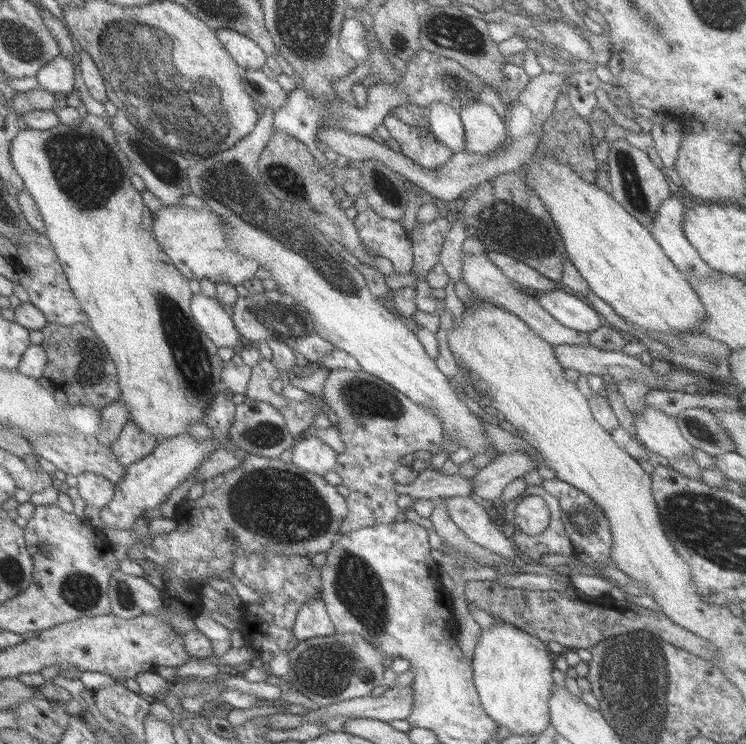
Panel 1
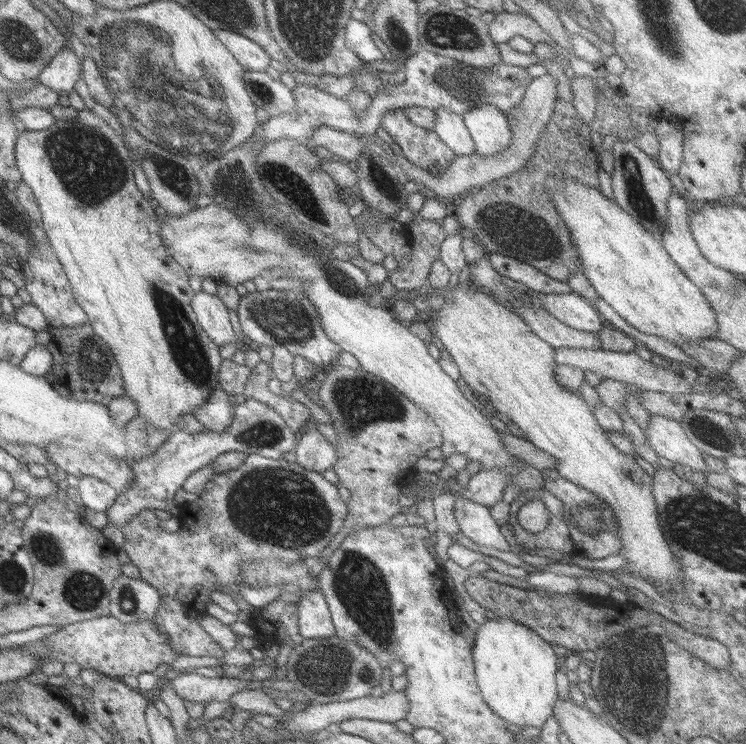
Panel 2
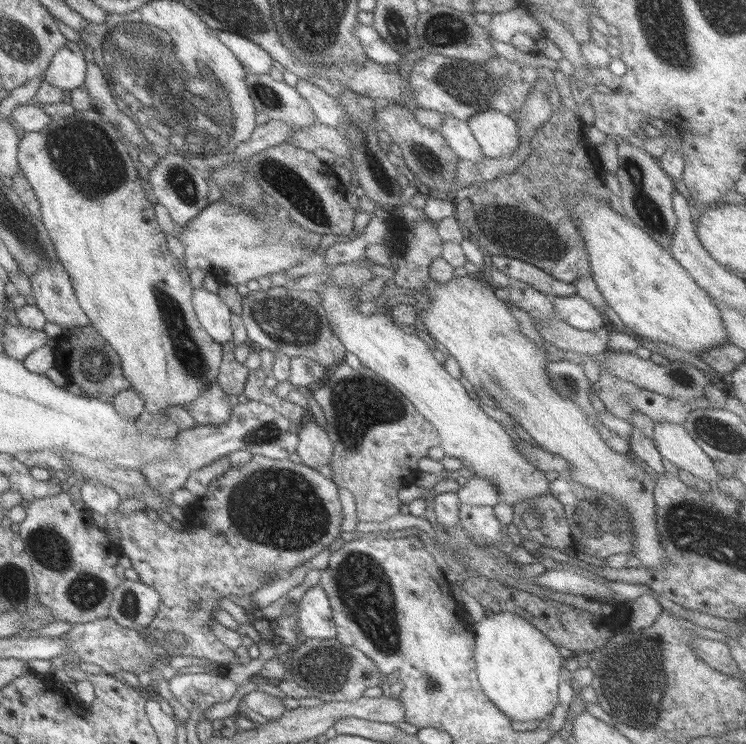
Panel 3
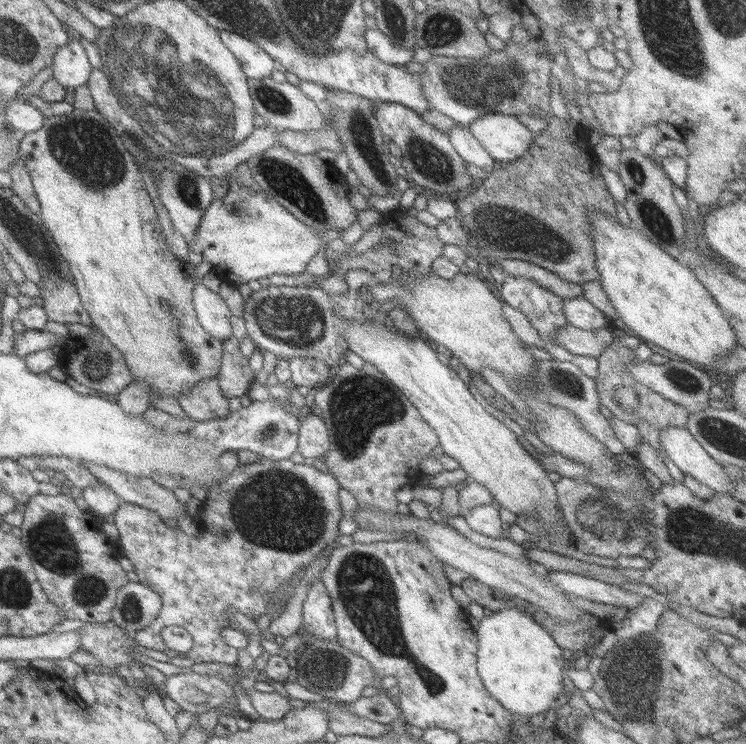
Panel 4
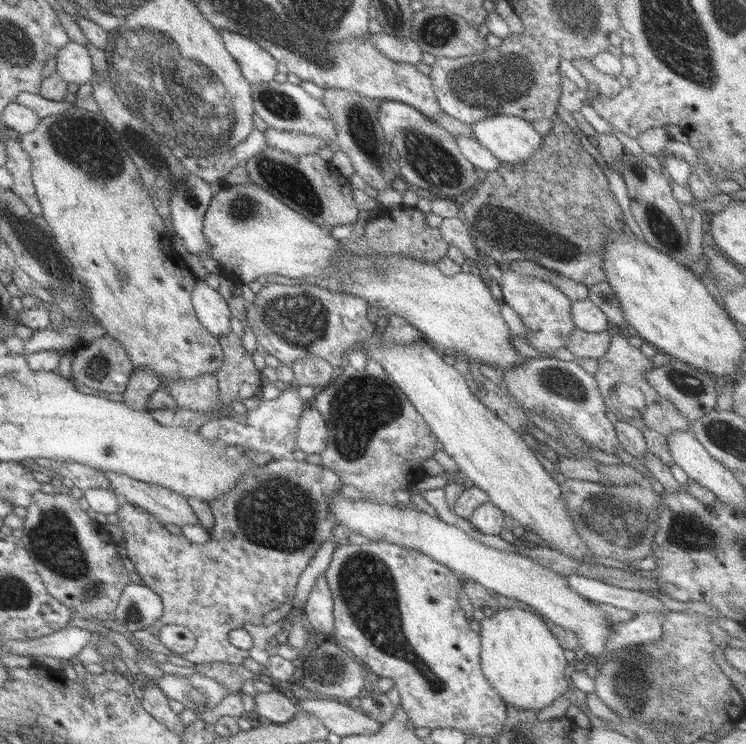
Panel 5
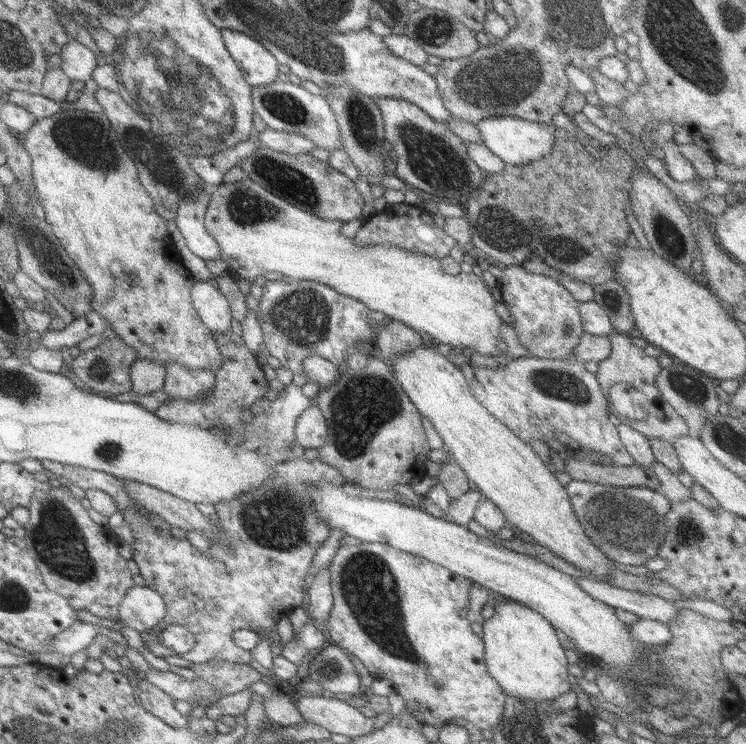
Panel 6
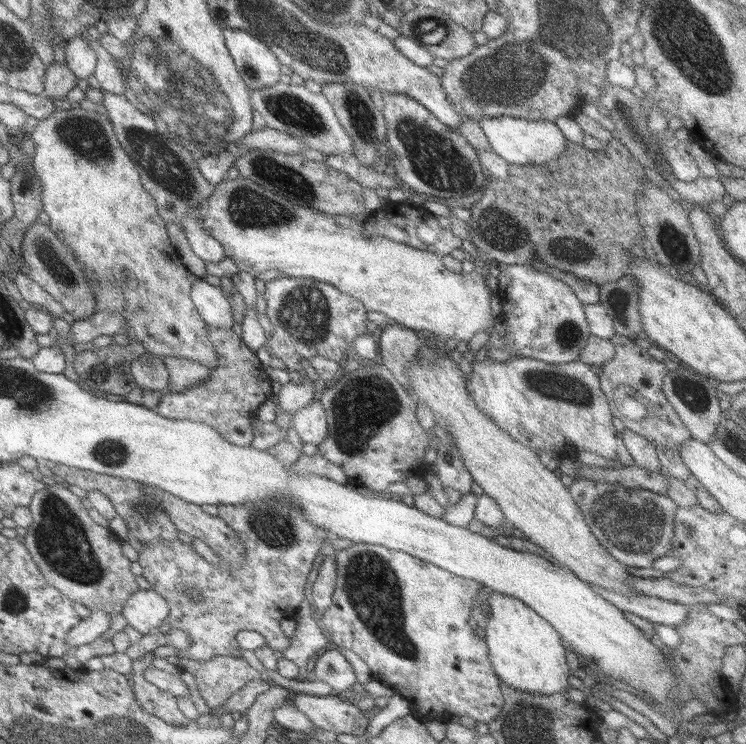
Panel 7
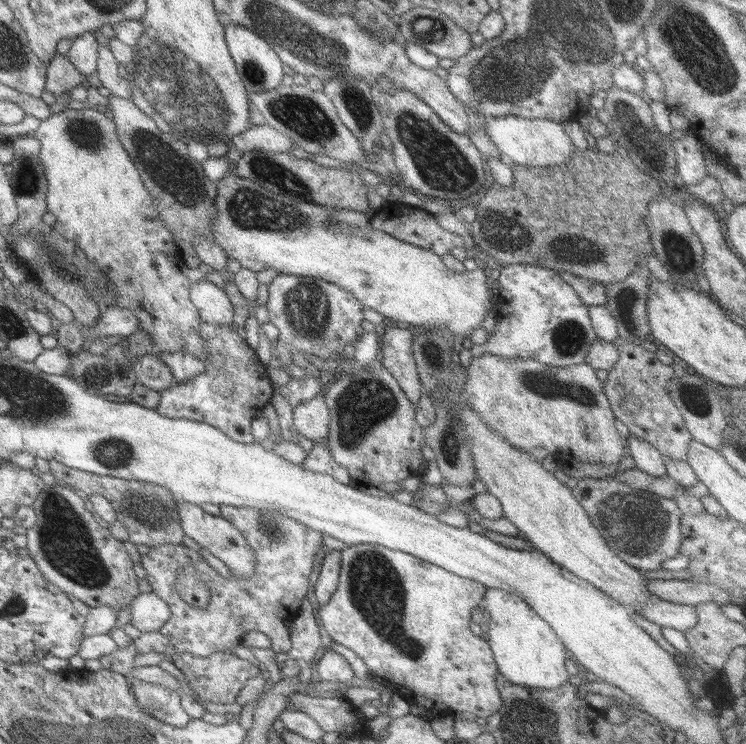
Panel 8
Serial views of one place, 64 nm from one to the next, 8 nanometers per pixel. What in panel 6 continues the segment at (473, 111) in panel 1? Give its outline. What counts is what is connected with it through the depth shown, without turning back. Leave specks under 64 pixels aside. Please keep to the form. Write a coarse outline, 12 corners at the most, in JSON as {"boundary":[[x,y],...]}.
{"boundary":[[512,115],[475,124],[481,145],[507,165],[553,149],[551,124]]}

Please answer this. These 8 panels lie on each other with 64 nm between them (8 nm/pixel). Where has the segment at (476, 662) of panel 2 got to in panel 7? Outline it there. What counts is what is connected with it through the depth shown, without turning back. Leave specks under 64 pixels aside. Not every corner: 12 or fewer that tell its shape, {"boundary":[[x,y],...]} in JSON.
{"boundary":[[490,591],[484,643],[500,682],[567,690],[565,646],[512,596]]}

